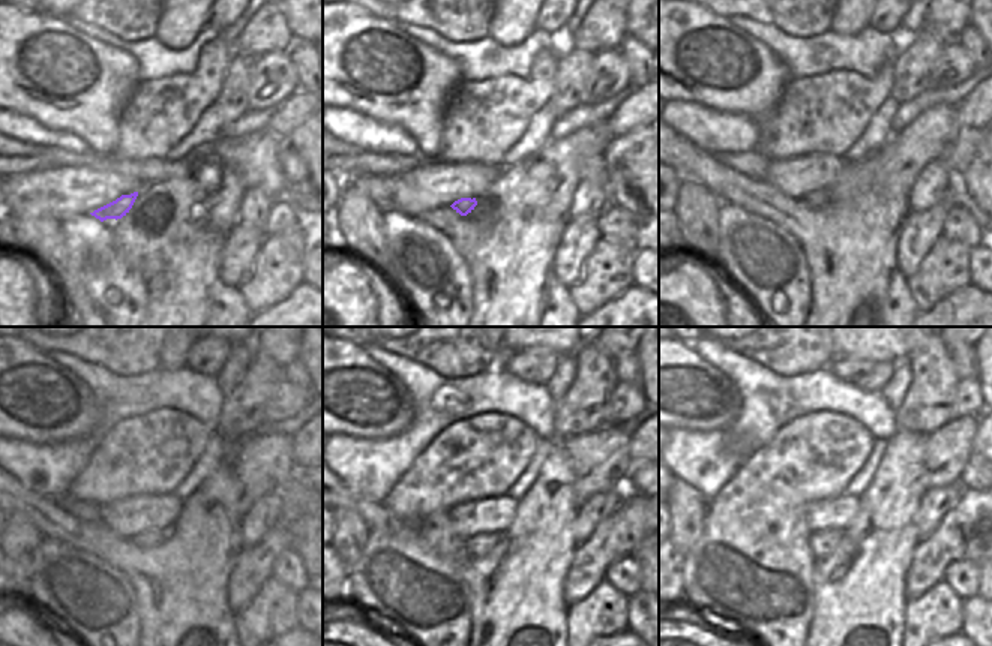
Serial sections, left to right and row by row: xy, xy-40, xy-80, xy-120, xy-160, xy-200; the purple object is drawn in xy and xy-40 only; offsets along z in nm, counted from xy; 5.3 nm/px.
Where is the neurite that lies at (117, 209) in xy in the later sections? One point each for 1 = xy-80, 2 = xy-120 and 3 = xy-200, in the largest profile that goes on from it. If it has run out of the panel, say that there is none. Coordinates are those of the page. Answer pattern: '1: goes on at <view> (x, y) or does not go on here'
1: goes on at xy-80 (818, 200)
2: goes on at xy-120 (150, 538)
3: goes on at xy-200 (821, 543)

